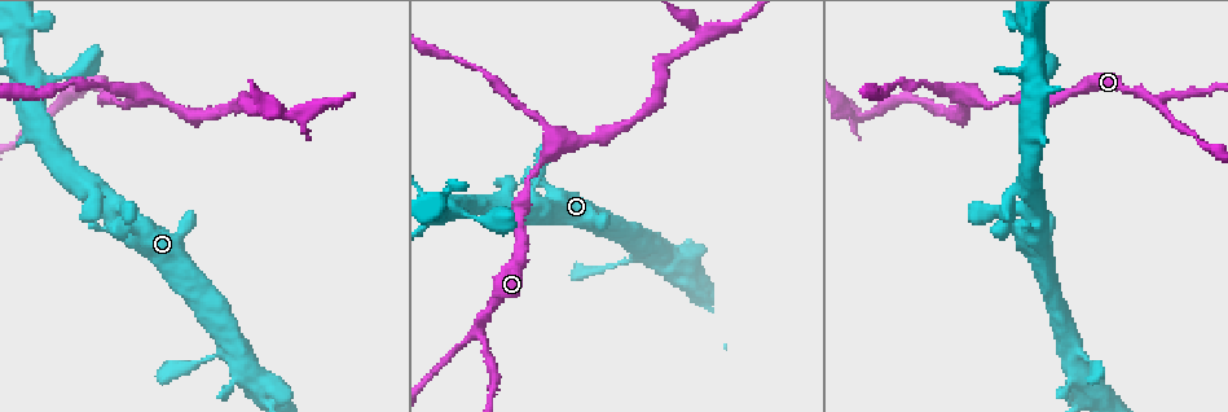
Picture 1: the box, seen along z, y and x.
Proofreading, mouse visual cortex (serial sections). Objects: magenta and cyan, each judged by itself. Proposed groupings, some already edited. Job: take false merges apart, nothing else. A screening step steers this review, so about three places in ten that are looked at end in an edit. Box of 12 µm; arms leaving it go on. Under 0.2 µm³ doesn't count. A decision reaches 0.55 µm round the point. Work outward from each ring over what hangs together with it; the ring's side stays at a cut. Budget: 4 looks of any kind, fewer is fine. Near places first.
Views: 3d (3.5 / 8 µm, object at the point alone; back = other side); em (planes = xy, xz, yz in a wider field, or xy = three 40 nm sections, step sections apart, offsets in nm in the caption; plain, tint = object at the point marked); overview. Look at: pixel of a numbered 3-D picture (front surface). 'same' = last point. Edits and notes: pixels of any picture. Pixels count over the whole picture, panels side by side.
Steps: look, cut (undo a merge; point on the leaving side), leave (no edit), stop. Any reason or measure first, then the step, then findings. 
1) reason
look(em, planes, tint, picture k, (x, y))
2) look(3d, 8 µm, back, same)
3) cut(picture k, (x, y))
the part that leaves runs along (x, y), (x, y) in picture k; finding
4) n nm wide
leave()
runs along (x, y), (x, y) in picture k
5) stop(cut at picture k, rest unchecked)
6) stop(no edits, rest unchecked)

thick turns thin
look(3d, 3.5 µm, picture 1, (143, 95))

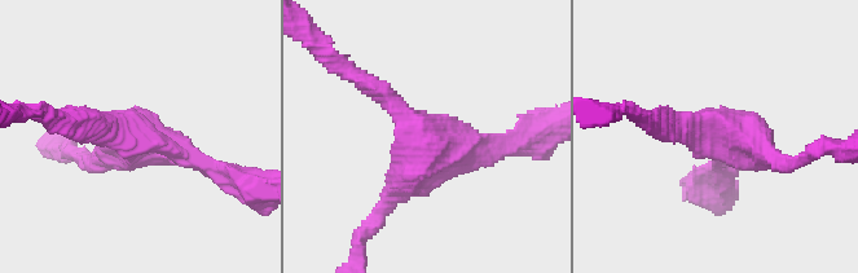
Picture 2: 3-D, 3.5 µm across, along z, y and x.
leave()
continuous, no second cell

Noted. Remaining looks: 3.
look(3d, 3.5 µm, picture 1, (286, 114))

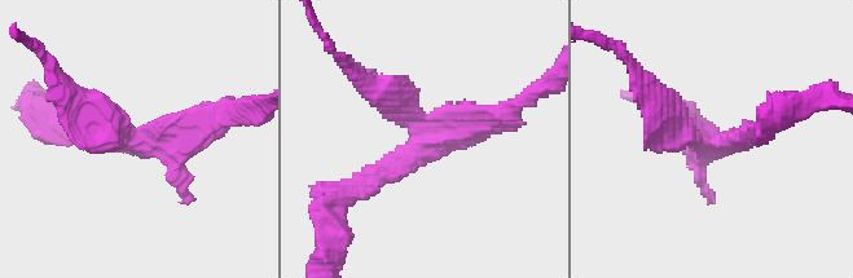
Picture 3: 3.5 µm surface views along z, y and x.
need the tissue
look(em, xy, step 5, plain, picture 3, (133, 142))

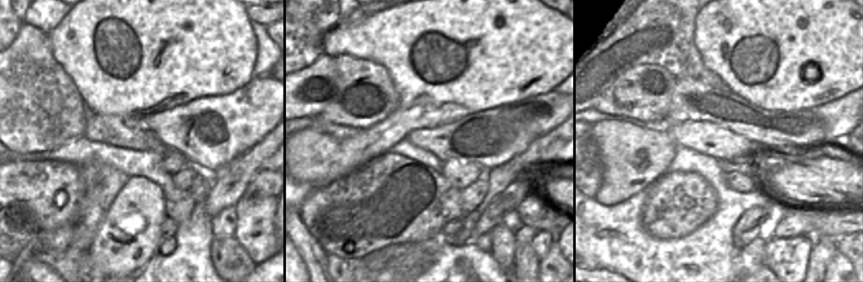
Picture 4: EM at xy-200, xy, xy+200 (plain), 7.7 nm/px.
look(em, xy, step 5, tint, same)

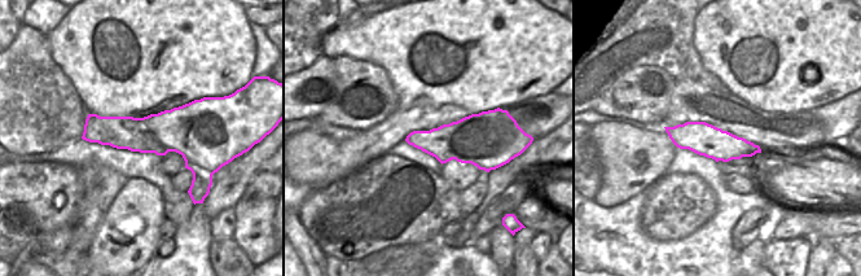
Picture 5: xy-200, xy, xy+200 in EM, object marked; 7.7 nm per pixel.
cut(picture 3, (101, 115))
a second cell is stuck on

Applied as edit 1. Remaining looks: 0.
stop(cut at picture 3, rest unchecked)

